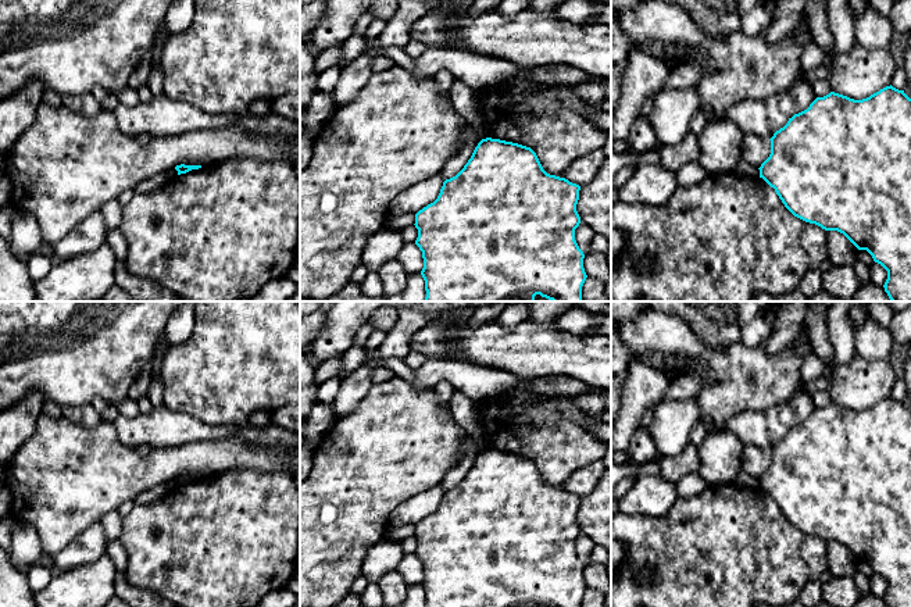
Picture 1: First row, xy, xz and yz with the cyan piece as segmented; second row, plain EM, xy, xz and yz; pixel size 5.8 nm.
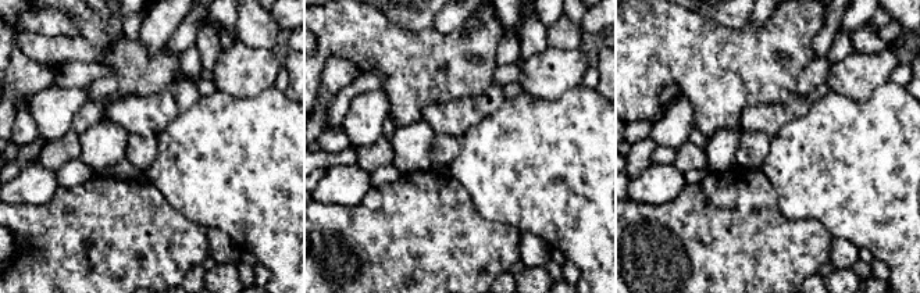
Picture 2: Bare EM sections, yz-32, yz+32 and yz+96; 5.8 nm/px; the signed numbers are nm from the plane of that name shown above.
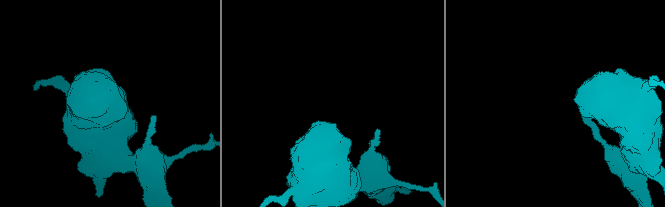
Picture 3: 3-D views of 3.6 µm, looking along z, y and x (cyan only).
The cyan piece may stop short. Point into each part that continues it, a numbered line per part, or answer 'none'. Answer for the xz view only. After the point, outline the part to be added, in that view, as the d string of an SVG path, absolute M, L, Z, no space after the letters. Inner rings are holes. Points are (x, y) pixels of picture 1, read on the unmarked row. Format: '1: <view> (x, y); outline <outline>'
none

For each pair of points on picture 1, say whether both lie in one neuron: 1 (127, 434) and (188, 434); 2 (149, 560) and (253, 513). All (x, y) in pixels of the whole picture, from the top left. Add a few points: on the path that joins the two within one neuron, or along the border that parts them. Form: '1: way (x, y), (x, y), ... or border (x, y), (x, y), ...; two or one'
1: way (142, 432), (172, 432); one
2: way (175, 549), (214, 547), (227, 539); one

